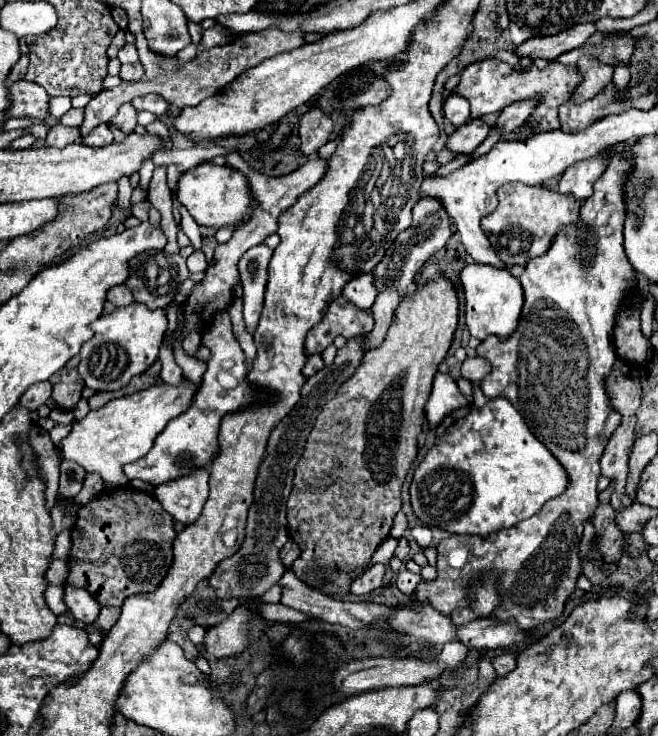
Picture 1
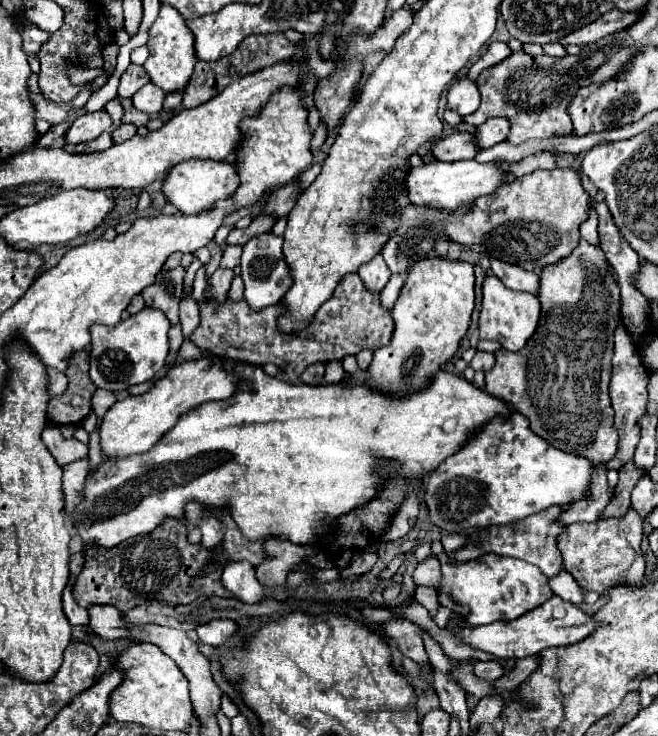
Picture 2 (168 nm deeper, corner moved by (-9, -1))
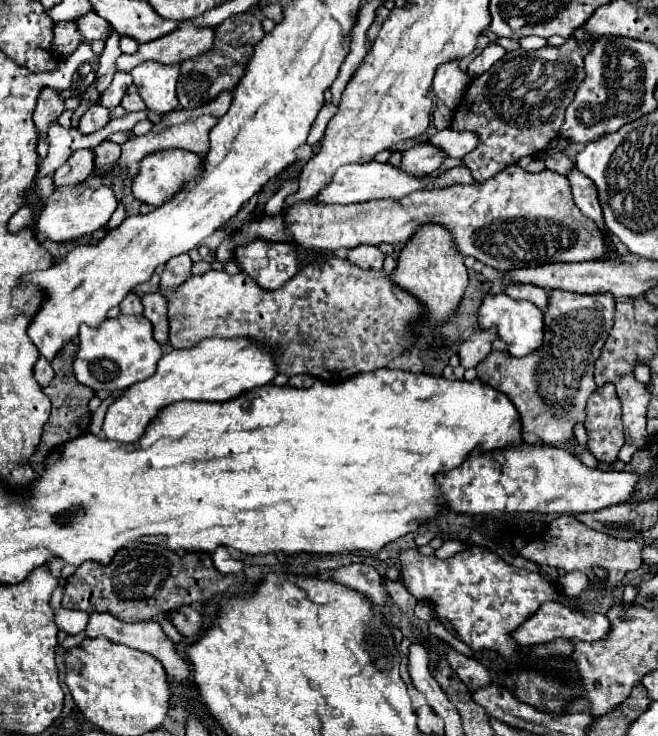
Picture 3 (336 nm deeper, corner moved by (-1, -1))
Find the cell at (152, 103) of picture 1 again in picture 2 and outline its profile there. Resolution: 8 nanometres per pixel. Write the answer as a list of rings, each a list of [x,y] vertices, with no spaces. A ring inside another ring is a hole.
[[[147,83],[141,91],[137,91],[137,95],[131,99],[133,107],[143,111],[143,113],[159,113],[163,107],[163,91],[159,91],[157,87],[151,87],[151,83]]]

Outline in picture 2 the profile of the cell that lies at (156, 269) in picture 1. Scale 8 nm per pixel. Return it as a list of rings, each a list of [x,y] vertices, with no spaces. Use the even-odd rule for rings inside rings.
[[[177,267],[167,273],[161,271],[155,283],[141,293],[145,299],[145,305],[153,309],[161,309],[171,321],[171,325],[179,323],[179,299],[181,299],[183,279],[185,279],[183,267]]]

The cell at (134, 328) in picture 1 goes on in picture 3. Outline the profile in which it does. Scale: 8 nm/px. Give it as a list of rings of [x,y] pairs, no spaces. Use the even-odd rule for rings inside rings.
[[[119,315],[115,319],[105,319],[97,329],[87,325],[81,327],[79,349],[73,367],[77,381],[91,387],[93,391],[123,391],[133,383],[151,377],[161,355],[161,345],[153,339],[151,321],[145,315]]]

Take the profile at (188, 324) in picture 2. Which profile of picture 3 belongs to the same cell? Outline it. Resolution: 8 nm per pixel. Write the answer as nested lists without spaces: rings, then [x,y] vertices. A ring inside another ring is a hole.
[[[187,253],[169,259],[165,265],[165,271],[161,273],[161,291],[167,293],[177,289],[181,283],[185,283],[191,277],[191,267],[193,267],[193,261]]]

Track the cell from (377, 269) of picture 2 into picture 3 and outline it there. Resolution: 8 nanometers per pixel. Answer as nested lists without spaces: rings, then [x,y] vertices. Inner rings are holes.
[[[361,245],[349,251],[347,257],[353,265],[357,265],[363,271],[379,271],[383,267],[383,259],[385,255],[379,251],[379,247],[373,245]]]

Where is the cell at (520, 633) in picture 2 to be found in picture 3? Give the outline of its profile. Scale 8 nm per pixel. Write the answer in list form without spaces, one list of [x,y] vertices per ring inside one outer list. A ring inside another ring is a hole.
[[[547,601],[539,607],[539,611],[529,617],[521,627],[517,627],[515,633],[511,633],[511,639],[519,647],[529,647],[535,643],[549,643],[553,639],[569,639],[569,641],[599,641],[607,635],[609,631],[609,621],[605,615],[593,613],[593,611],[579,611],[569,605],[563,607],[561,601]]]

